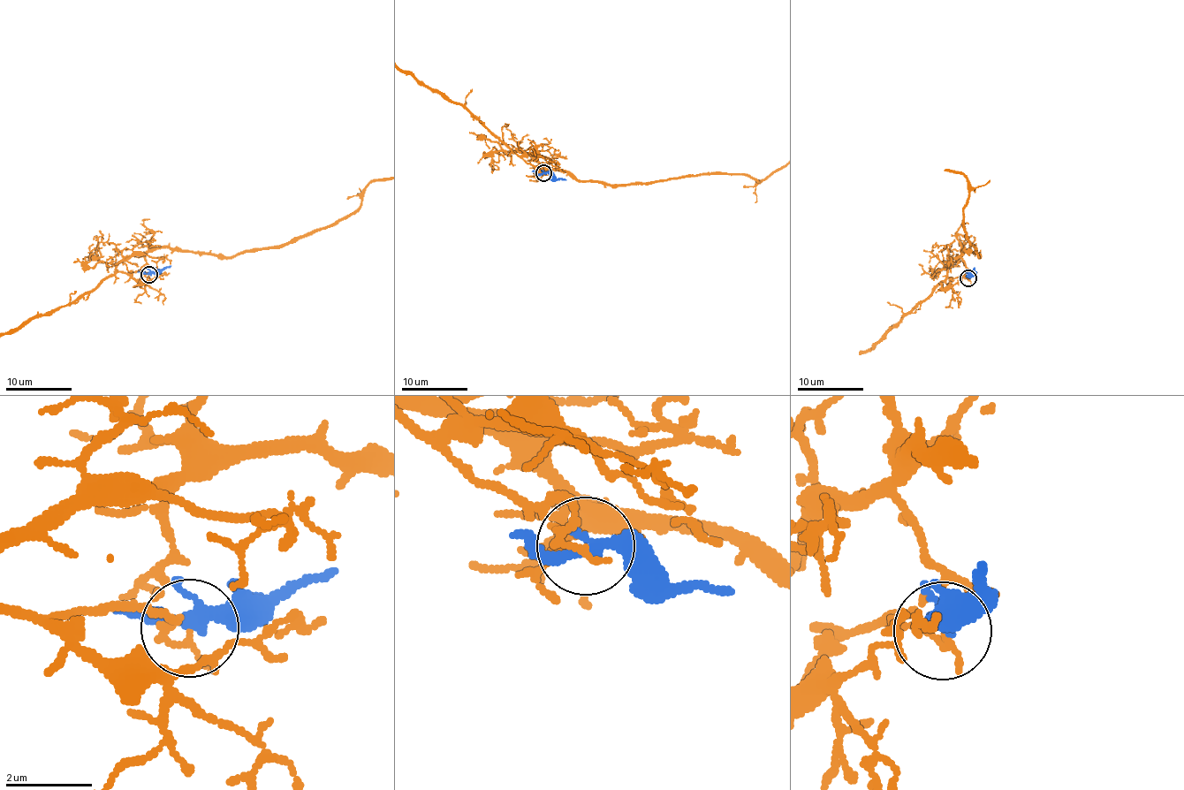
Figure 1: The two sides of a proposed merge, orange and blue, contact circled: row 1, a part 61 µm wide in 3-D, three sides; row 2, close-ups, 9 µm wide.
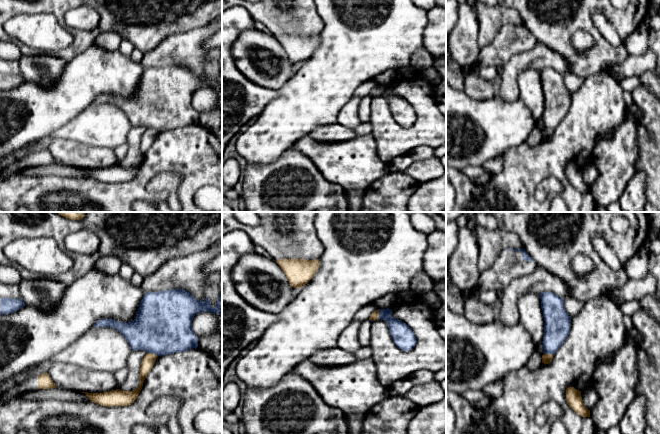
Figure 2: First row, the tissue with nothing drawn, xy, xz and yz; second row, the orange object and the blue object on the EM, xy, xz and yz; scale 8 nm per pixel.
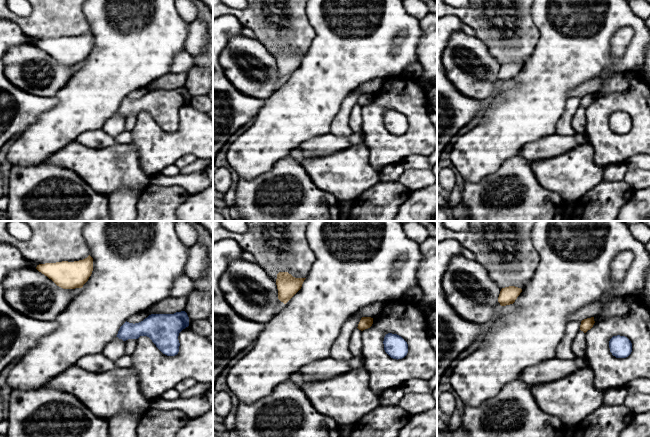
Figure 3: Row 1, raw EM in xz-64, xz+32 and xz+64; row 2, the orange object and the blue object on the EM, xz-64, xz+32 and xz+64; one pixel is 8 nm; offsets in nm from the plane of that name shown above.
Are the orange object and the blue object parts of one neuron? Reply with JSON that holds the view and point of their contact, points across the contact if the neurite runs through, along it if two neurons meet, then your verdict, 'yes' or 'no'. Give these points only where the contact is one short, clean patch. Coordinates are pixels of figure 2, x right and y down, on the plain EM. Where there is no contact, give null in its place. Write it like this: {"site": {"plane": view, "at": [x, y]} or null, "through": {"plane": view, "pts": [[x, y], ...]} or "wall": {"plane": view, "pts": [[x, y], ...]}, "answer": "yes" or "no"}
{"site": {"plane": "xy", "at": [152, 129]}, "through": {"plane": "xy", "pts": [[147, 139], [152, 129], [157, 112], [163, 101]]}, "answer": "yes"}

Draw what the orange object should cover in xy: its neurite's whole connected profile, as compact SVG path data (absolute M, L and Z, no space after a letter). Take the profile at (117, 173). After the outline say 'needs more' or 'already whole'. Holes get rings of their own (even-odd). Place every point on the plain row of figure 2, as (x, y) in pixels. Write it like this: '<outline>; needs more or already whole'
M171 65L158 68L147 68L140 78L137 92L132 98L118 98L114 95L101 95L97 97L94 103L115 104L127 115L133 127L145 126L147 129L141 138L140 161L137 165L133 167L116 165L103 169L82 169L85 169L91 178L102 182L131 181L137 175L144 156L151 147L158 132L186 128L189 125L198 123L198 113L192 105L192 96L199 88L219 89L222 93L222 71L219 71L216 83L213 84L207 73L204 77L199 77L186 66Z; needs more

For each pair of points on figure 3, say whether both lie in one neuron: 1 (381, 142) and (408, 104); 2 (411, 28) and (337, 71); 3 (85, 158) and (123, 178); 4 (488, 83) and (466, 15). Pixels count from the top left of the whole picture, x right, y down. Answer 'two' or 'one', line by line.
1: one
2: one
3: one
4: two

